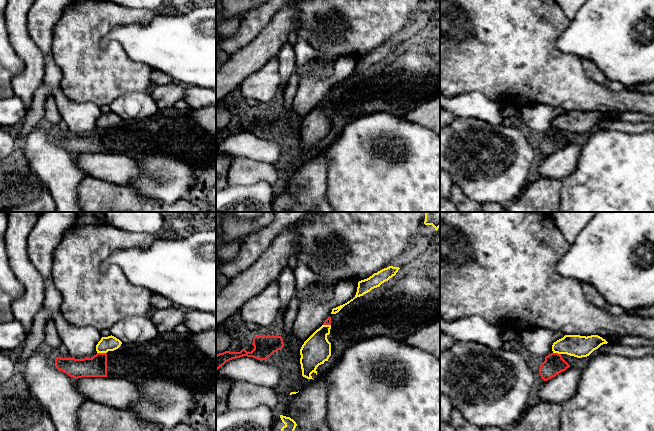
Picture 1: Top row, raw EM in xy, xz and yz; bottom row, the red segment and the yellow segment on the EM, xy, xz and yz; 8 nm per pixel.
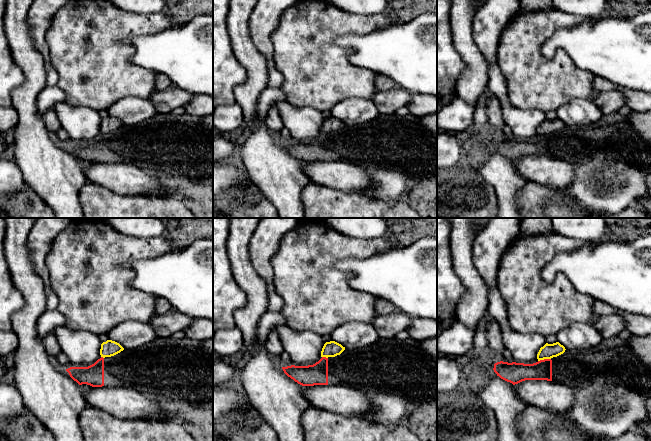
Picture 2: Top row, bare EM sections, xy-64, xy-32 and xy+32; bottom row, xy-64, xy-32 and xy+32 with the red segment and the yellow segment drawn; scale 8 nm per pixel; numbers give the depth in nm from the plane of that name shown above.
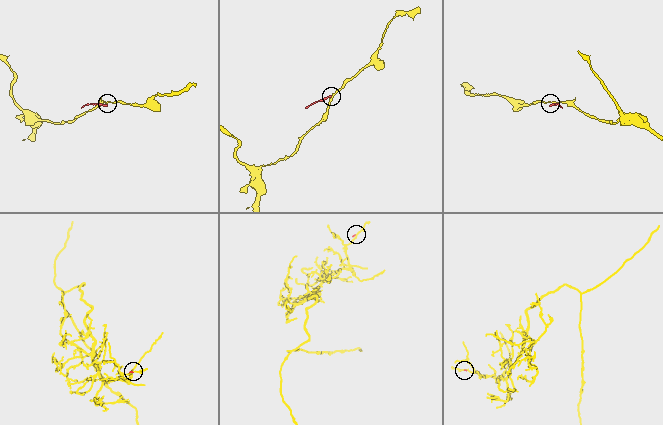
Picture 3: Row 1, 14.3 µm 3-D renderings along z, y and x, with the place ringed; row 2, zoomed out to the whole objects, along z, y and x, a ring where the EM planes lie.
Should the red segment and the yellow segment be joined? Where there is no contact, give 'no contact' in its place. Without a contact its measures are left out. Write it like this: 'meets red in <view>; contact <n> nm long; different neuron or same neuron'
meets red in xy; contact 70 nm long; different neuron

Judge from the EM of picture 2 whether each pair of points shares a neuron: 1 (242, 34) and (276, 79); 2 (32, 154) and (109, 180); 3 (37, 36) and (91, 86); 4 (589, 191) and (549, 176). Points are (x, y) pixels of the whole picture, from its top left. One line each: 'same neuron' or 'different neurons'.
1: different neurons
2: different neurons
3: different neurons
4: different neurons

